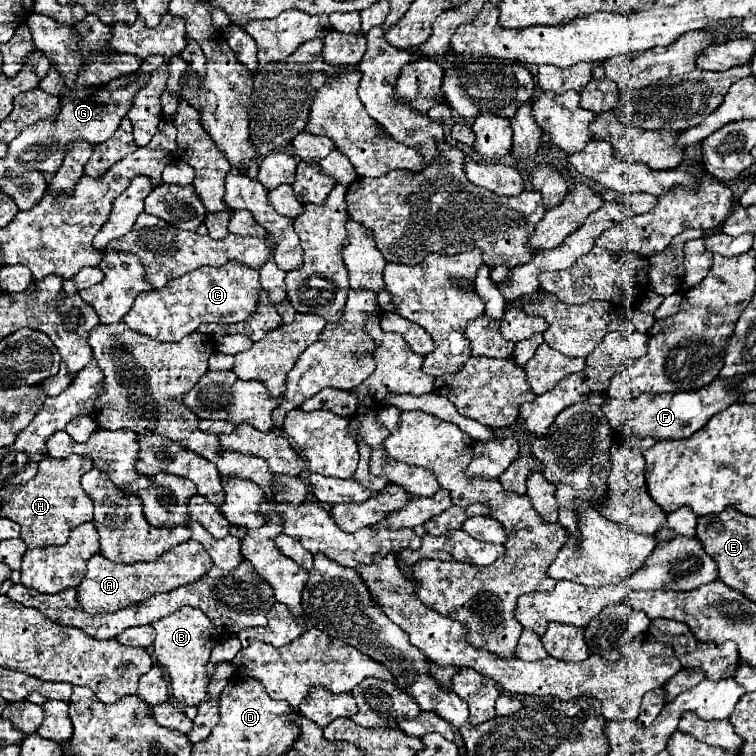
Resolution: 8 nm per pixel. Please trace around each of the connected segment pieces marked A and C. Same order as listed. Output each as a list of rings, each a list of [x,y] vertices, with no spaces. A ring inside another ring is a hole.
[[[188,539],[186,543],[180,543],[178,547],[164,551],[156,561],[150,561],[150,563],[130,563],[130,565],[114,563],[114,561],[106,559],[102,553],[96,553],[88,559],[88,573],[78,587],[78,601],[88,613],[116,611],[126,605],[140,603],[142,599],[146,599],[150,595],[164,593],[164,591],[176,589],[180,585],[188,585],[188,583],[200,579],[208,571],[210,565],[212,565],[210,555],[194,539]]]
[[[228,261],[222,267],[200,267],[196,271],[190,271],[178,279],[172,279],[166,283],[166,287],[156,291],[144,291],[134,301],[132,309],[126,313],[124,321],[130,329],[142,331],[144,335],[158,339],[158,341],[180,341],[184,335],[194,333],[200,323],[240,323],[250,319],[258,311],[258,299],[260,299],[262,287],[260,287],[260,275],[256,269],[246,267],[242,263]]]

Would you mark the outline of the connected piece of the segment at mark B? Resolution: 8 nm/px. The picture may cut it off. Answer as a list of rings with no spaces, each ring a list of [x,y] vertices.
[[[182,607],[172,615],[154,621],[152,627],[158,633],[152,643],[154,657],[164,667],[164,671],[168,671],[172,695],[184,705],[198,705],[206,701],[208,699],[206,687],[210,681],[206,673],[206,663],[210,659],[210,651],[218,643],[216,629],[210,623],[210,619],[194,607]]]

